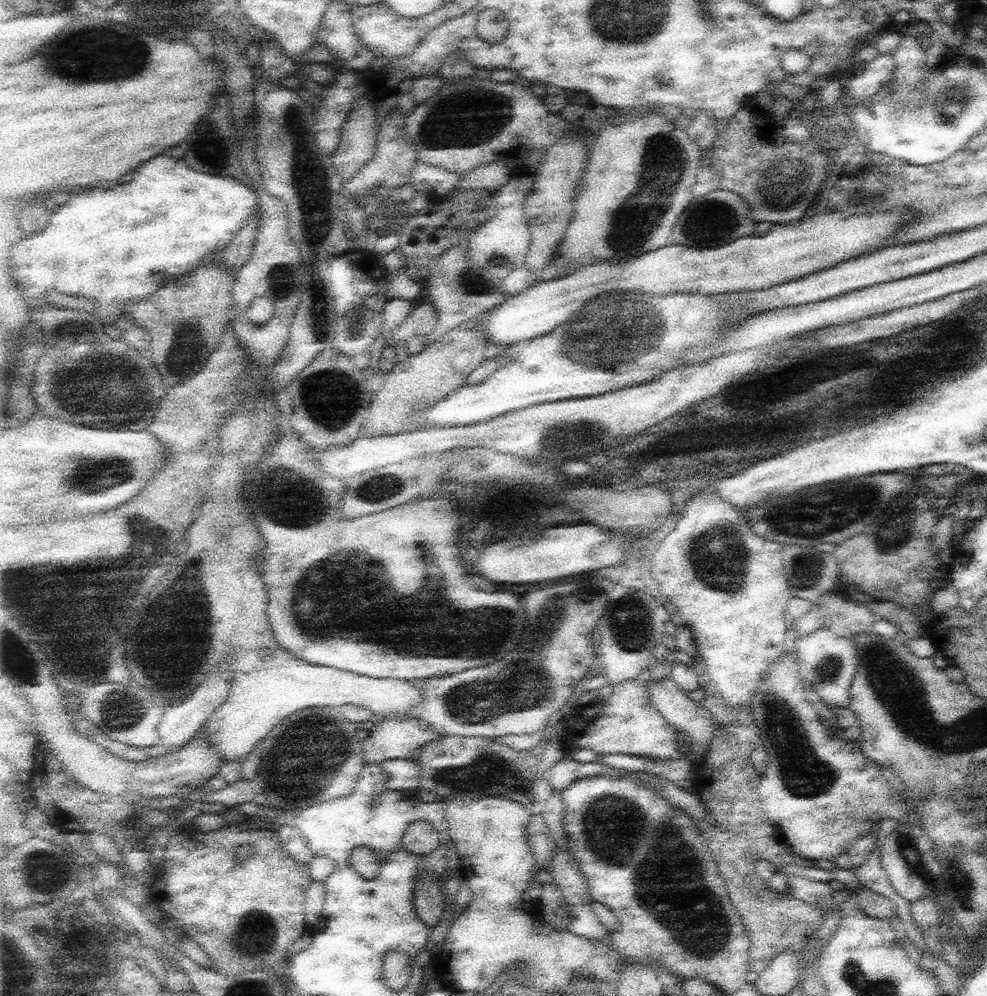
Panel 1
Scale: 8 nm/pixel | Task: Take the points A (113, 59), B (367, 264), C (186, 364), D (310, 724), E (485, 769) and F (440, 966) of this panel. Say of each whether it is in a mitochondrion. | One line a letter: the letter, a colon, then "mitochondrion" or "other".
A: mitochondrion
B: other
C: other
D: other
E: mitochondrion
F: other

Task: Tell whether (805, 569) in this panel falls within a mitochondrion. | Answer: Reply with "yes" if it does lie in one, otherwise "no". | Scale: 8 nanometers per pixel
yes

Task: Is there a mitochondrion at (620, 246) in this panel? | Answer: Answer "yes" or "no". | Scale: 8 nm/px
yes

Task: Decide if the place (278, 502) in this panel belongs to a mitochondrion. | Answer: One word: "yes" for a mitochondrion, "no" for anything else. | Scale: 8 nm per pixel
yes

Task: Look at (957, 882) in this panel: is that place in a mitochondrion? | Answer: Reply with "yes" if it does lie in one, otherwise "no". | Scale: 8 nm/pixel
yes

